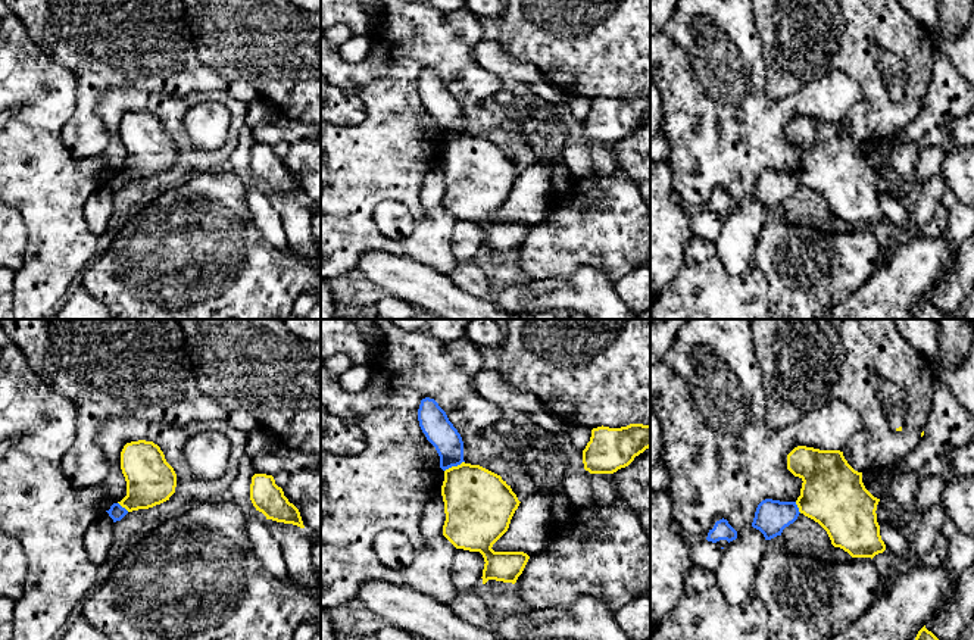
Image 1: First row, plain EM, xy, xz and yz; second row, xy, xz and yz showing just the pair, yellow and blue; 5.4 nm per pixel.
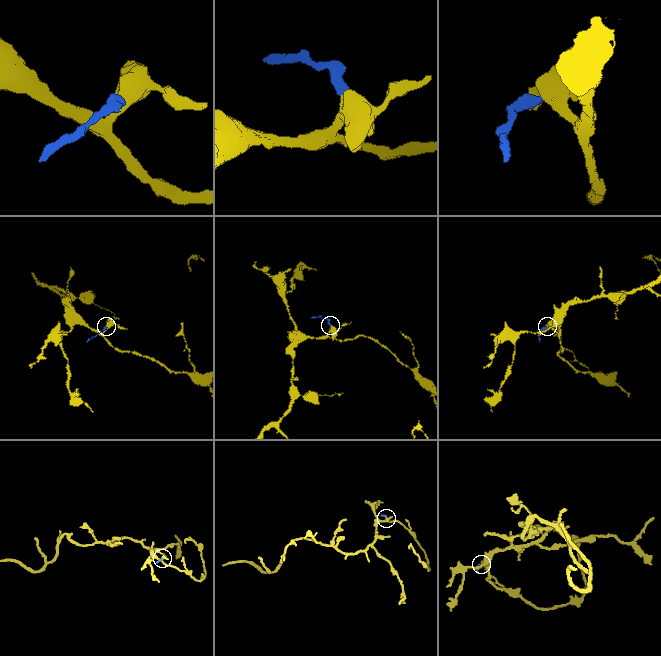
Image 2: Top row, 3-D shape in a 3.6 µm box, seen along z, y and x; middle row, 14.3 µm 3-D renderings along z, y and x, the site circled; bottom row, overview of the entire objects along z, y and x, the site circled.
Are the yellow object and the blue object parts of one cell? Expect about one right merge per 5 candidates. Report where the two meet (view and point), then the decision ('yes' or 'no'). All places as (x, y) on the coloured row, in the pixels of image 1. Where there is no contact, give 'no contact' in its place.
xz (453, 467) | no

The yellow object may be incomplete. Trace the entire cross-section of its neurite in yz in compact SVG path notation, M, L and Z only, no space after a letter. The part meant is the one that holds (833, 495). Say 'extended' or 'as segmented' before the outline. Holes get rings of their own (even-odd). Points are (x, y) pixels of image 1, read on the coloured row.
as segmented; M797 446L787 455L787 469L802 483L799 512L818 522L831 544L852 558L874 558L886 550L877 522L877 505L840 450Z

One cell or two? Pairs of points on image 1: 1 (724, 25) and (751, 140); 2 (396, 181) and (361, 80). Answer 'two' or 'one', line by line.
1: one
2: one

